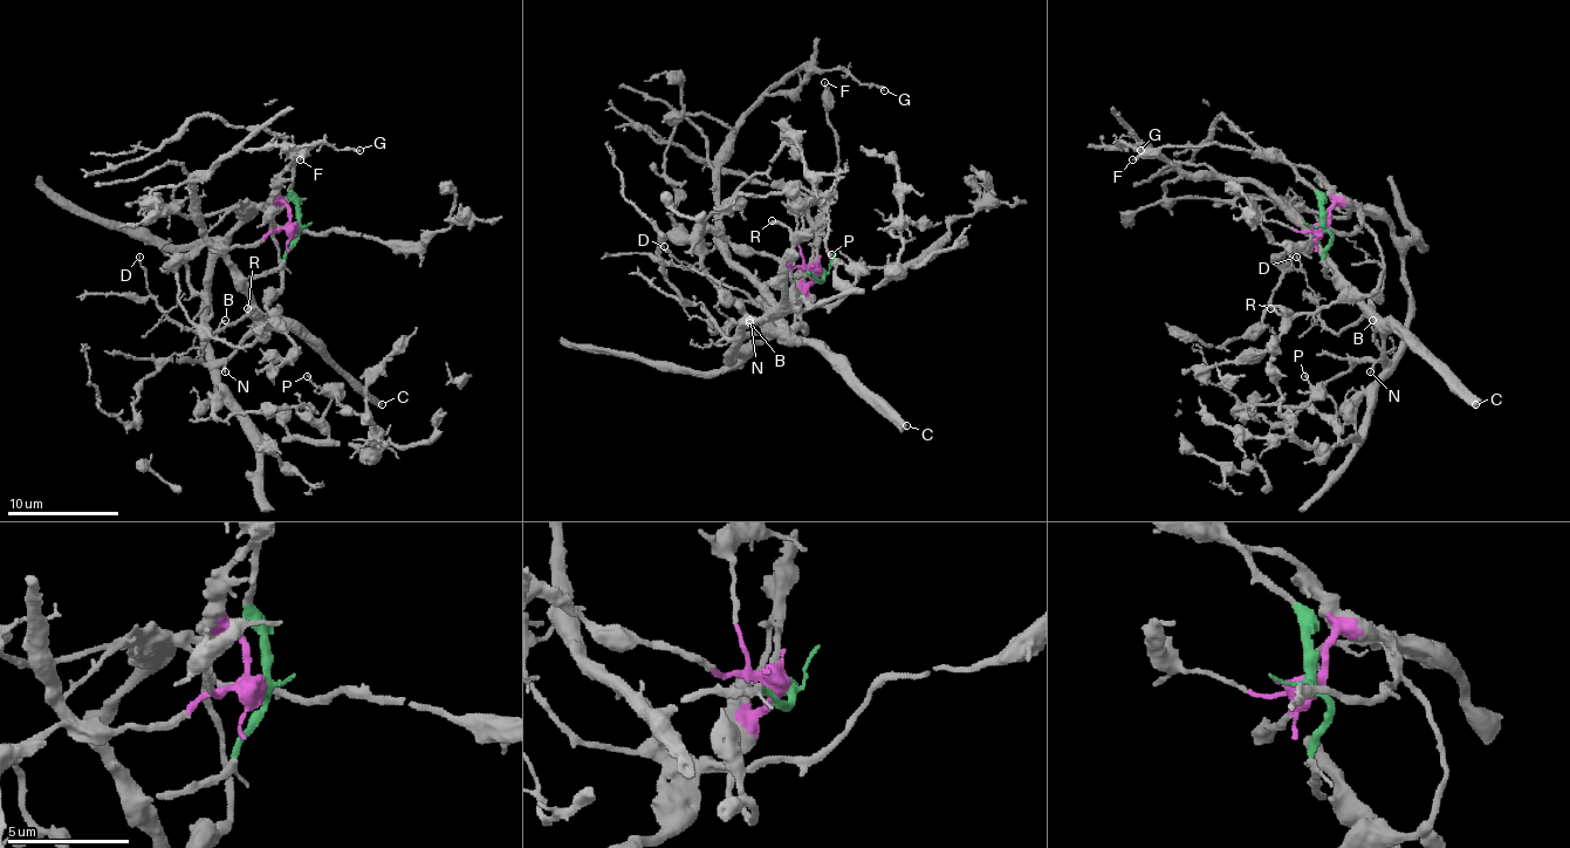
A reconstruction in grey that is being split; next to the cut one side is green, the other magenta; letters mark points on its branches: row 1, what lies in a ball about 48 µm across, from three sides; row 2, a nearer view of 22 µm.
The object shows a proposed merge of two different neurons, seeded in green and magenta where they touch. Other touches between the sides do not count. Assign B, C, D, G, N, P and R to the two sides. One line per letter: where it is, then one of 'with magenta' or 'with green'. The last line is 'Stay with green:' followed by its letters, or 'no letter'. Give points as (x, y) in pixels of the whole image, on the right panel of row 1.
B: place (1372, 320); with green
C: place (1475, 404); with green
D: place (1296, 257); with green
G: place (1140, 150); with green
N: place (1370, 371); with green
P: place (1304, 376); with magenta
R: place (1270, 308); with magenta
Stay with green: B, C, D, G, N

